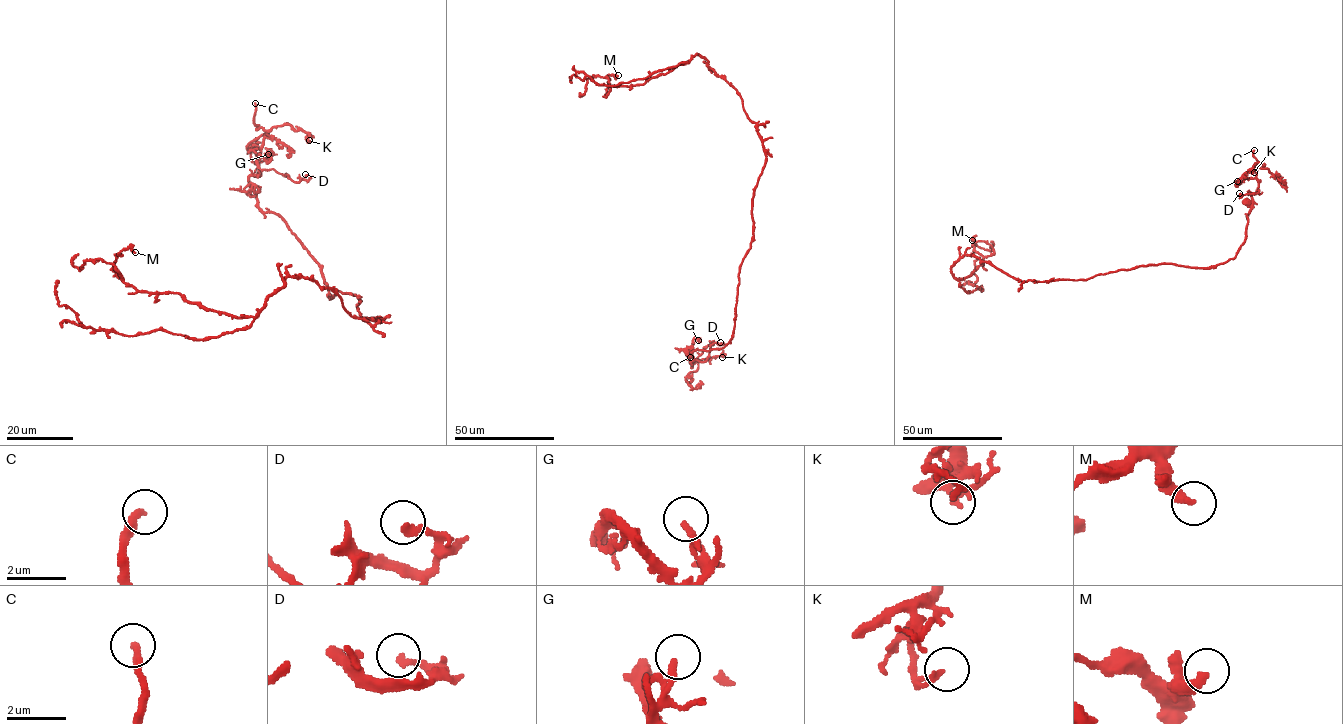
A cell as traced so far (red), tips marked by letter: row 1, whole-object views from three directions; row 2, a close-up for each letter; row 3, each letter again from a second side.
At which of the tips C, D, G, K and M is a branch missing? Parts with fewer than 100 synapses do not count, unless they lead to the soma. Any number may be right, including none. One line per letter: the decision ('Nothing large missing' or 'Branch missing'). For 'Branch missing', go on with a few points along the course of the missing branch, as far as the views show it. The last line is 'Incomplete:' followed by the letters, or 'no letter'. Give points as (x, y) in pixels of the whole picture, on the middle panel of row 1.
C: Branch missing. Course of what is missing: (690, 357), (676, 368), (667, 359), (660, 342), (659, 347)
D: Nothing large missing
G: Nothing large missing
K: Nothing large missing
M: Nothing large missing
Incomplete: C

